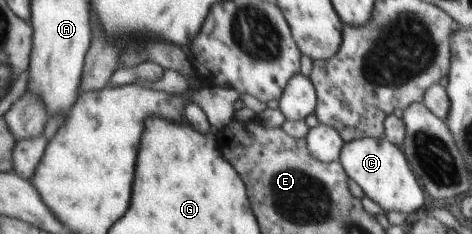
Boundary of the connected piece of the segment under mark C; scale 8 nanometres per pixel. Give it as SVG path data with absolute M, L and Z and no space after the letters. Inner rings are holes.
M384 136L361 137L343 143L340 161L347 176L361 188L365 197L377 203L385 213L394 210L407 215L421 208L425 198L403 155Z

